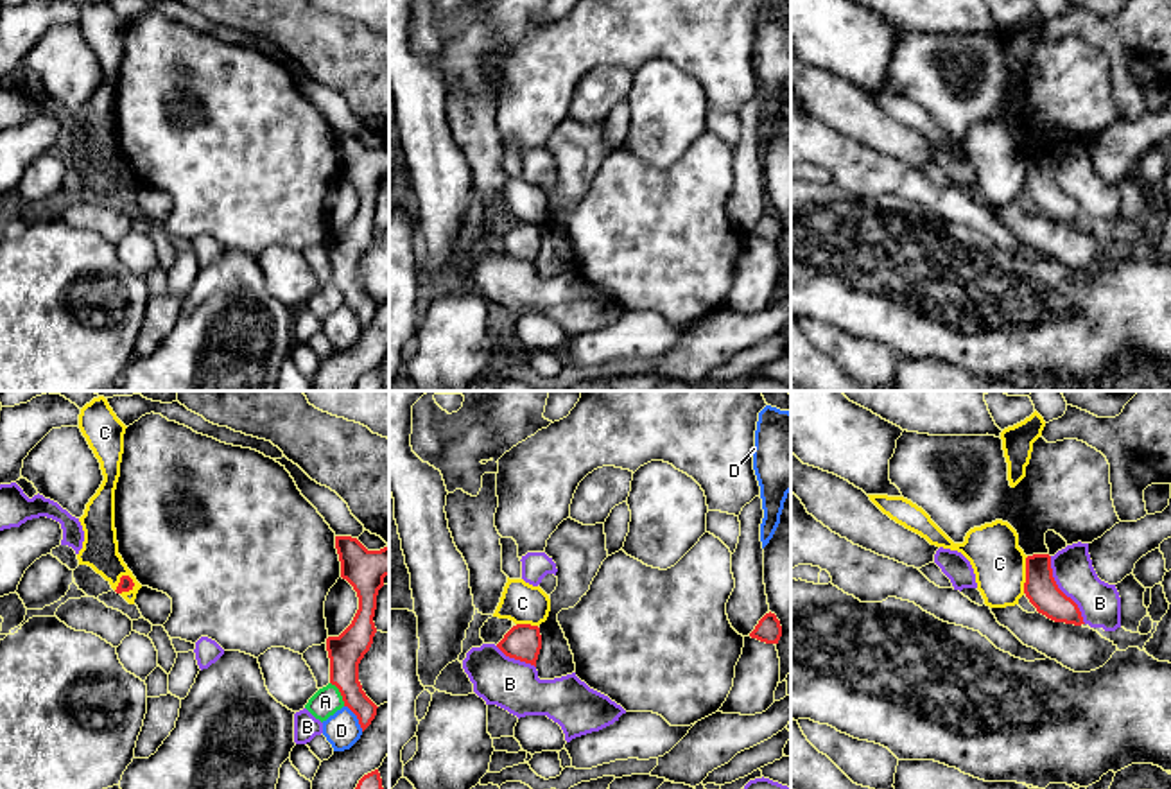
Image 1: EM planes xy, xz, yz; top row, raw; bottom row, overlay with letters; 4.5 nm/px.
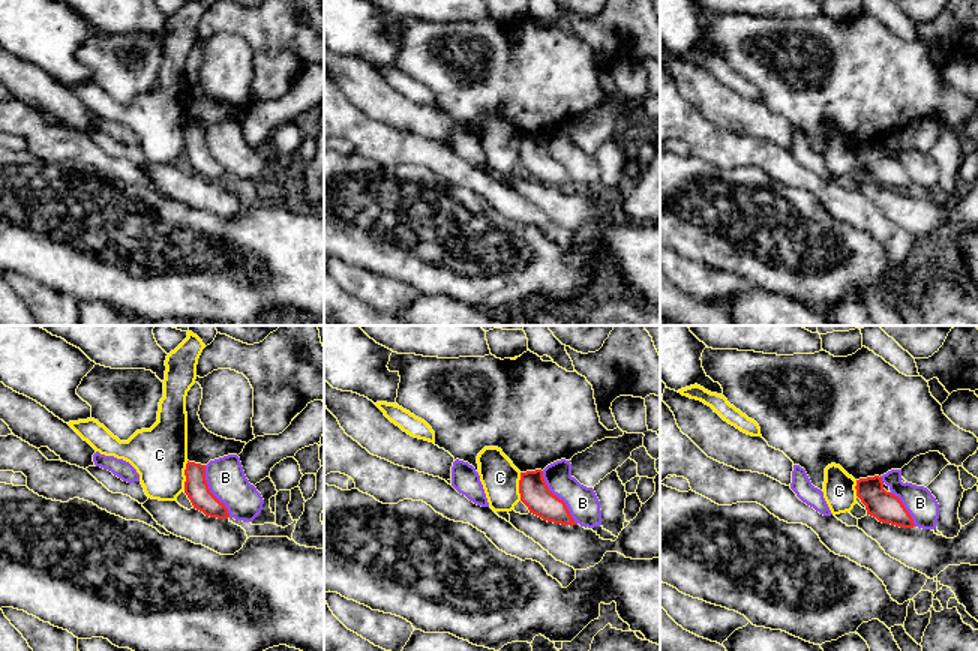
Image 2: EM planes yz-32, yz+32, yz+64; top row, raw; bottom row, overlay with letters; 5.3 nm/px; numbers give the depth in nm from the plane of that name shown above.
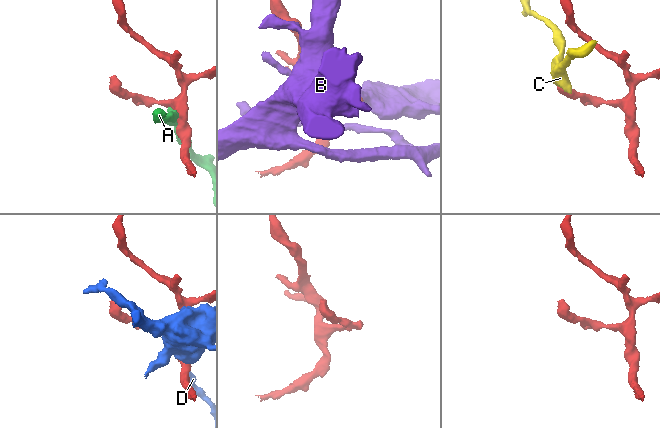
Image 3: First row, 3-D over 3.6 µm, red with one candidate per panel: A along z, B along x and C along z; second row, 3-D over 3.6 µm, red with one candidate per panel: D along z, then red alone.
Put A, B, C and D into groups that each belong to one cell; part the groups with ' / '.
A / B / C / D

